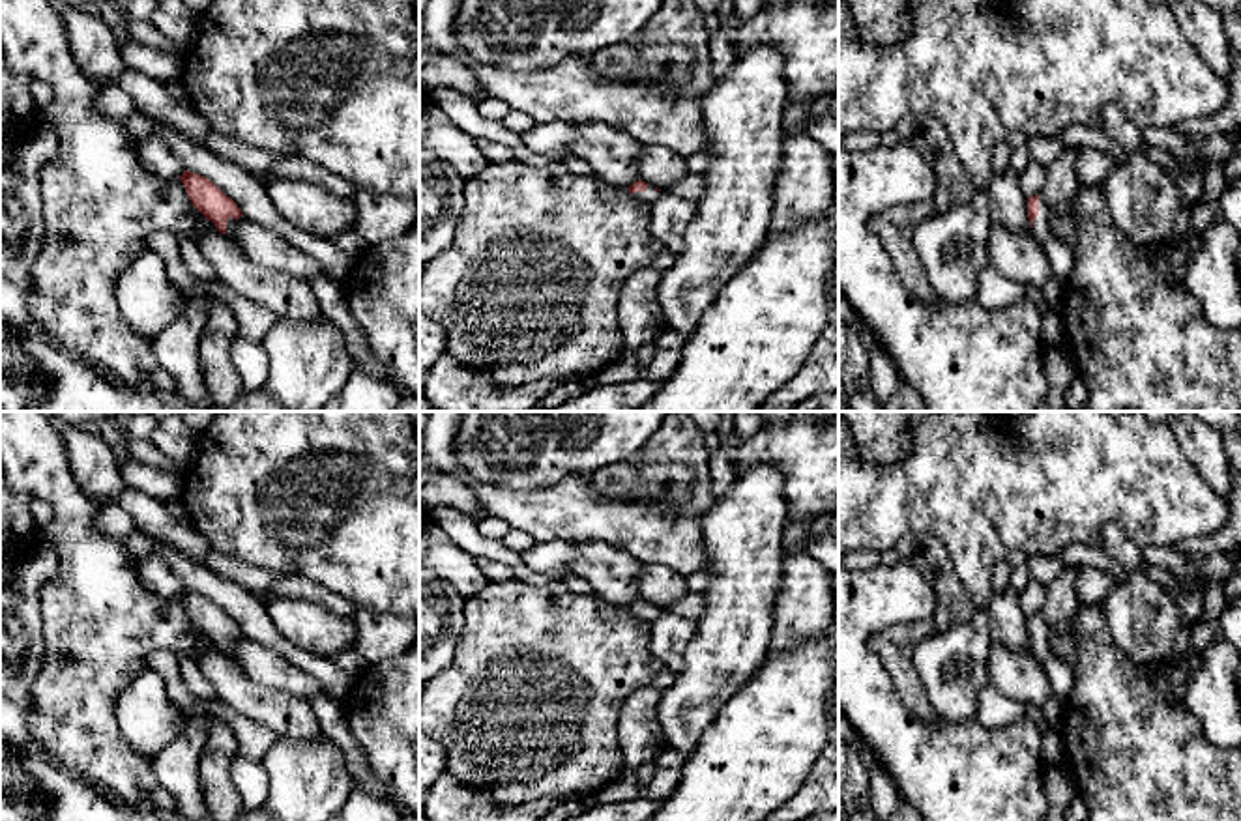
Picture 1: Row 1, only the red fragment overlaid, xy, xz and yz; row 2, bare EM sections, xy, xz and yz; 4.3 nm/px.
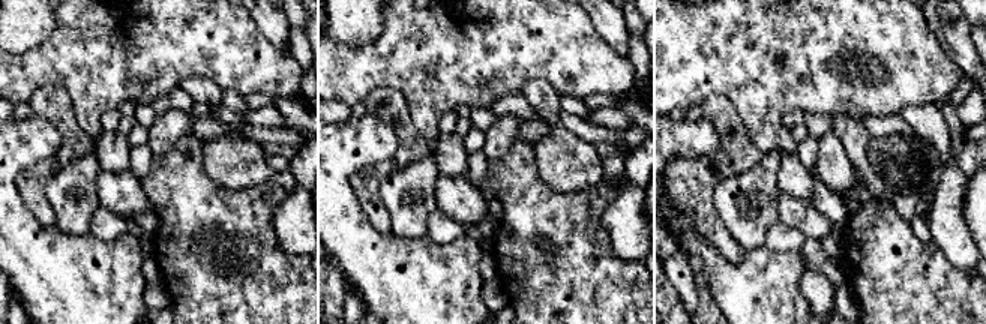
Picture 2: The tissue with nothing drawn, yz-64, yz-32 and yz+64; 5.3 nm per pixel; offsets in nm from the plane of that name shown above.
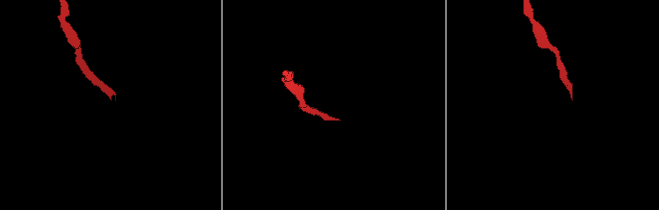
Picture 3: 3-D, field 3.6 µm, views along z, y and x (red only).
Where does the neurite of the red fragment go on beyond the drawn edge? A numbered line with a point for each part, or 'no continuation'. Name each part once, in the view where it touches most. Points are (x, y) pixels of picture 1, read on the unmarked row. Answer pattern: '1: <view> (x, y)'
1: yz (1060, 676)

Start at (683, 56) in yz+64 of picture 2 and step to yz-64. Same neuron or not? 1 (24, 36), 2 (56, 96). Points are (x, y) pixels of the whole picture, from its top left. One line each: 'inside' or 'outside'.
1: outside
2: outside

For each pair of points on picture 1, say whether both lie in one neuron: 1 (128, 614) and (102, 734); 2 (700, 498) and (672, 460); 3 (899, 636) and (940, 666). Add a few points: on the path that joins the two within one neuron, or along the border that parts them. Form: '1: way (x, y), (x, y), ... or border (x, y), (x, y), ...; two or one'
1: way (102, 644), (102, 704); one
2: way (691, 489), (674, 470); one
3: border (953, 625), (916, 648), (912, 664), (925, 692); two

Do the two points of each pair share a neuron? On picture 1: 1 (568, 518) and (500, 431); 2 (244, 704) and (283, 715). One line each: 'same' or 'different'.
1: different
2: same

